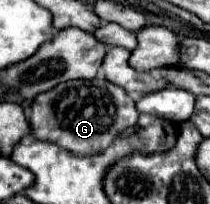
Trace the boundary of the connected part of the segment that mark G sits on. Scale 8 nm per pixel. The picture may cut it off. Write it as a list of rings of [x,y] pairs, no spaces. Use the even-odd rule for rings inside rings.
[[[93,78],[93,80],[69,80],[61,82],[55,88],[41,92],[35,96],[35,100],[29,106],[29,126],[31,134],[37,140],[53,142],[65,150],[69,150],[75,156],[93,156],[103,150],[107,150],[113,140],[129,126],[135,126],[139,120],[139,112],[135,110],[135,102],[123,92],[119,86],[107,82],[105,78]]]

